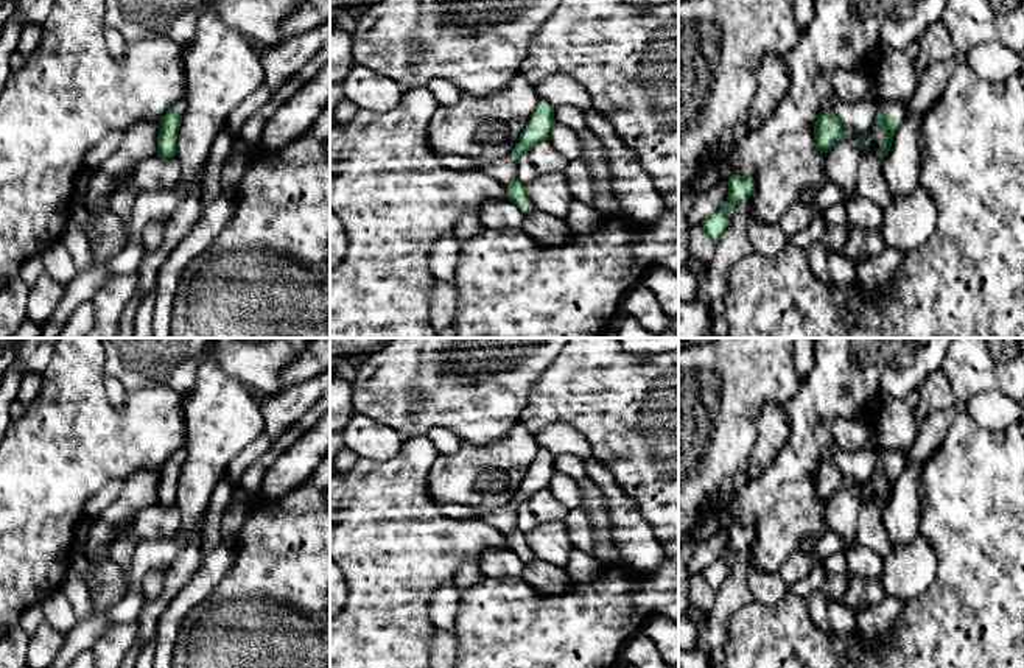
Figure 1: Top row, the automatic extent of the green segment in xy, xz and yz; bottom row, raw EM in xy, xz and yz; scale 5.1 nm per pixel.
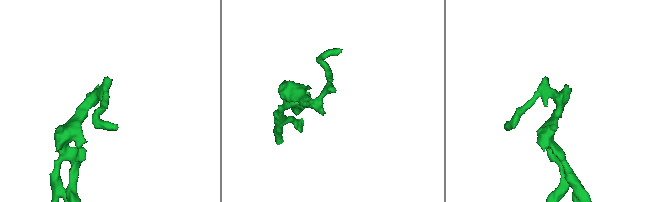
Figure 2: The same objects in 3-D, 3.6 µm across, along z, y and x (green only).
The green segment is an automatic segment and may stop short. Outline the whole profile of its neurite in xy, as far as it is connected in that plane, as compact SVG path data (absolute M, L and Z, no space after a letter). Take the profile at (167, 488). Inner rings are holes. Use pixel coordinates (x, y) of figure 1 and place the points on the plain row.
M181 447L159 470L157 508L171 508L177 503L177 480L185 461L187 452Z

